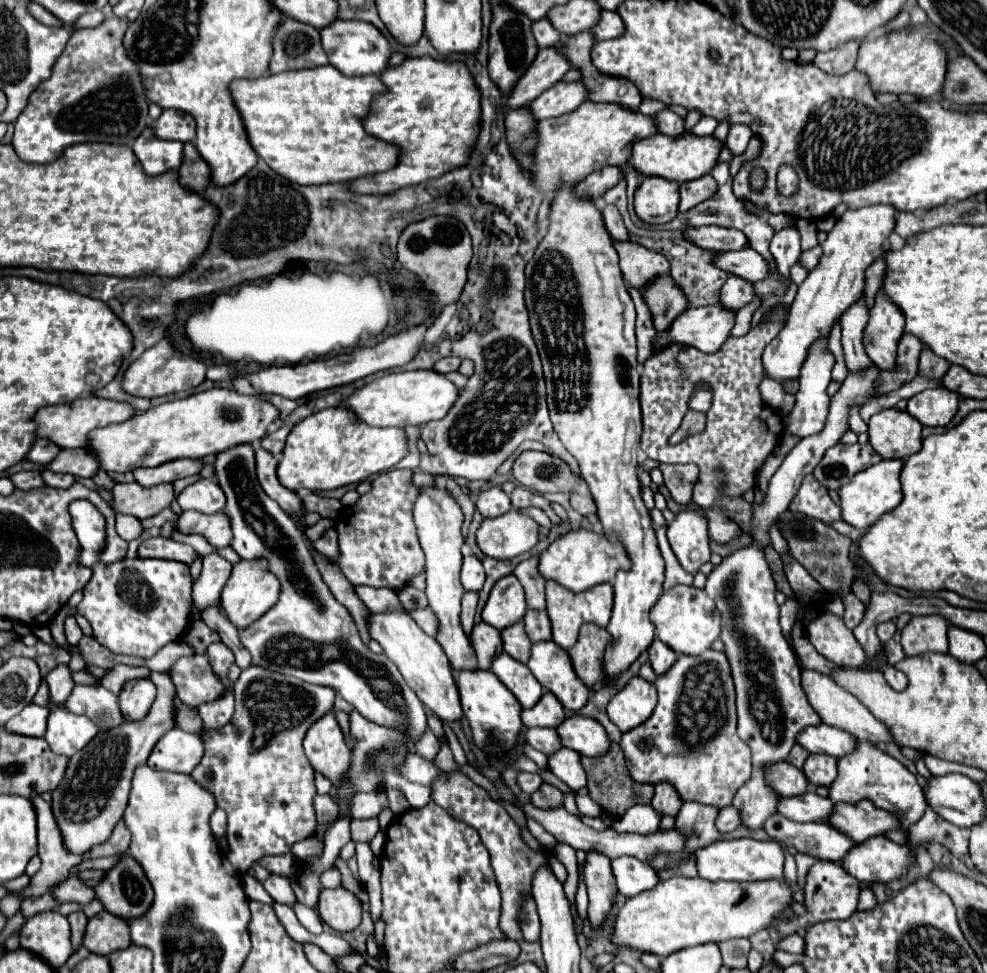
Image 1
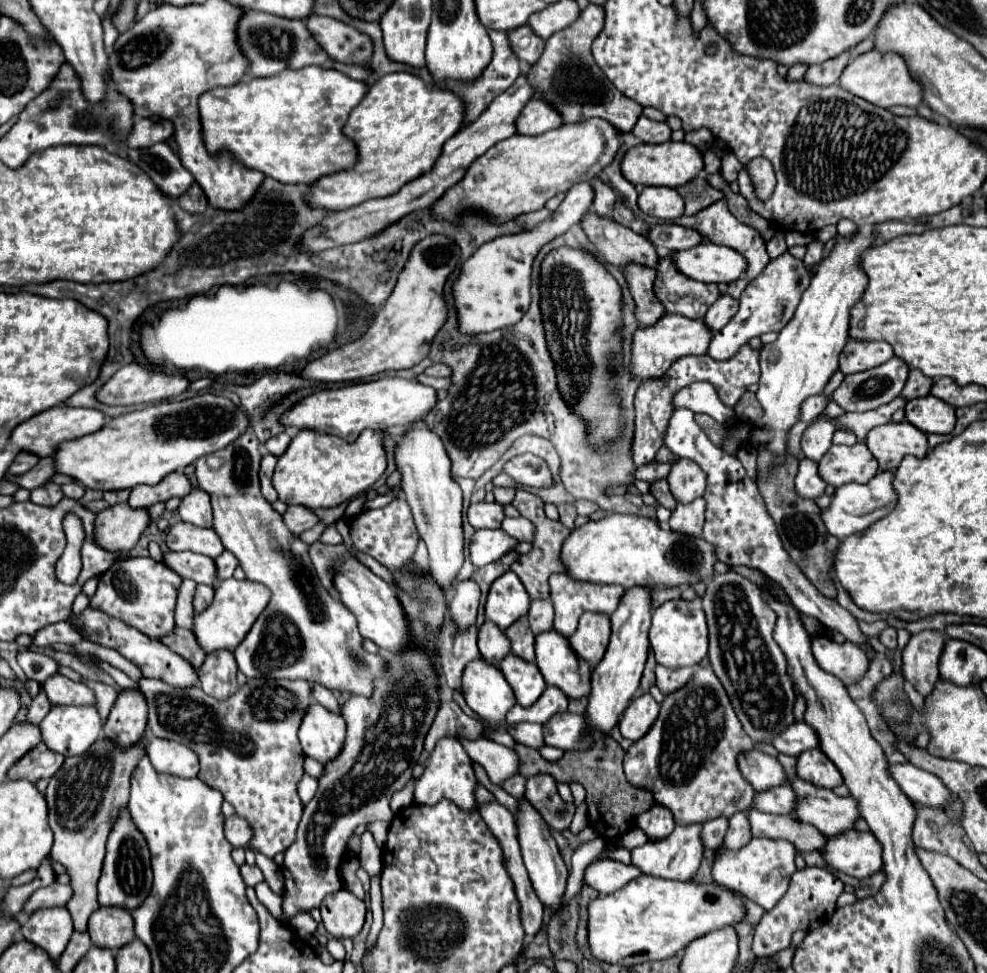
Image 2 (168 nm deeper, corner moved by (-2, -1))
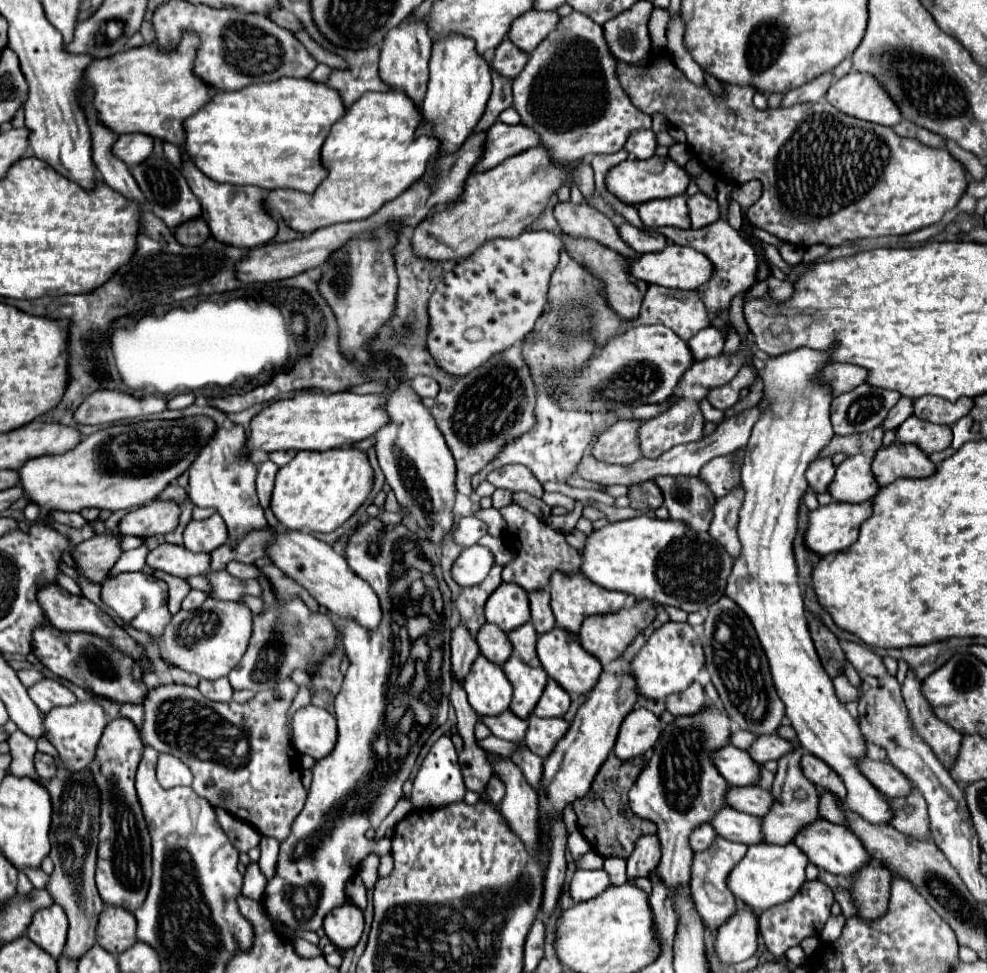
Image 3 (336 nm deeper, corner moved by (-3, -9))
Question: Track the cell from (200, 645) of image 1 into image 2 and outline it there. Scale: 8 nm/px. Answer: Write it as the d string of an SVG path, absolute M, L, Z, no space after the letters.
M177 627L169 637L163 637L160 641L165 643L167 647L171 647L171 651L179 653L181 657L185 657L195 669L201 667L201 663L205 659L205 651L199 649L197 639L193 637L191 629L179 629Z

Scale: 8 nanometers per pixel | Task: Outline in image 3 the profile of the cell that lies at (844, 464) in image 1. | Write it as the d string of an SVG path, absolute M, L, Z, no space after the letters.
M872 455L848 457L838 469L836 477L828 487L834 501L840 503L862 503L872 499L880 487L872 475Z

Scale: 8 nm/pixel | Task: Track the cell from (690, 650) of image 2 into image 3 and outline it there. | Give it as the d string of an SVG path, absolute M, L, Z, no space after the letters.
M668 621L648 637L646 645L630 661L628 673L636 681L638 695L650 701L664 701L668 695L680 693L690 683L694 683L702 665L704 665L704 649L698 633L688 623Z

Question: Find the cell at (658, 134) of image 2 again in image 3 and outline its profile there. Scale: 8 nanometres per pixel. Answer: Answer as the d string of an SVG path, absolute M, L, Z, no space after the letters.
M642 129L642 131L634 131L630 133L624 149L628 155L632 155L634 159L650 159L656 151L656 139L654 139L654 131L650 129Z

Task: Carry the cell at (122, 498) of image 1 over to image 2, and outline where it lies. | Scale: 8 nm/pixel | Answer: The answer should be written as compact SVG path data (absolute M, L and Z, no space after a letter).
M117 503L97 513L95 539L109 551L129 551L149 525L149 509L129 509L129 503Z

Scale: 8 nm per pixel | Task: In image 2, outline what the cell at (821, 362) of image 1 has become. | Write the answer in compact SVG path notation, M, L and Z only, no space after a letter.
M817 415L801 437L801 449L805 457L811 461L819 461L831 447L833 433L835 433L833 421L825 415Z

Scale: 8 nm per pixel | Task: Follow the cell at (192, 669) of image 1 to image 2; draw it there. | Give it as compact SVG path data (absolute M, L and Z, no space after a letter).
M89 607L79 617L79 623L87 631L89 641L119 651L125 659L135 663L145 677L161 679L161 681L165 681L165 683L169 683L173 687L179 687L179 689L189 689L189 687L197 687L199 685L199 677L197 677L197 671L193 669L193 665L187 659L183 659L181 655L177 655L175 651L171 651L161 641L153 641L147 635L139 633L137 629L133 629L133 627L129 627L129 625L117 621L117 619L113 621L113 617L105 615L105 613L99 613L95 609L89 609Z

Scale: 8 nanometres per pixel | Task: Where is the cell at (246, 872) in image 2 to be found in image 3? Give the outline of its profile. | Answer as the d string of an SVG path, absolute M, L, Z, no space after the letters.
M262 837L260 841L260 849L262 849L262 857L260 857L260 869L262 873L268 877L274 875L274 865L276 865L276 859L278 859L278 841L274 837Z

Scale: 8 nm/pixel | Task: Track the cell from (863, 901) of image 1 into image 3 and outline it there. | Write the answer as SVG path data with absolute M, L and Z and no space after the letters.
M838 915L838 917L830 917L828 923L826 923L826 927L824 927L824 931L820 933L820 939L822 939L824 943L832 943L834 939L840 937L840 931L842 931L844 923L846 923L846 919L844 919L842 915Z

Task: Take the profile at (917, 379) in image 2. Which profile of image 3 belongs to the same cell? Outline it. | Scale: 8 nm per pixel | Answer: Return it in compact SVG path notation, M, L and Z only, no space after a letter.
M902 397L888 413L888 417L884 419L882 423L882 429L884 431L890 431L890 429L898 429L900 423L904 423L908 417L912 415L912 399L908 397Z

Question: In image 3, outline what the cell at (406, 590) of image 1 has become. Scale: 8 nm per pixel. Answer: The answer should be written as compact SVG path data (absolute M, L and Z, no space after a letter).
M548 679L548 685L534 709L534 715L538 717L562 717L570 707L570 695L552 679Z

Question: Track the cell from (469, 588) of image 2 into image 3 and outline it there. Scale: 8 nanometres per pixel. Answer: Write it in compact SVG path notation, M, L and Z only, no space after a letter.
M460 625L454 627L452 631L452 675L458 683L464 683L466 673L470 671L470 665L474 663L474 659L478 657L478 645L476 641L470 637L468 629L462 629Z

